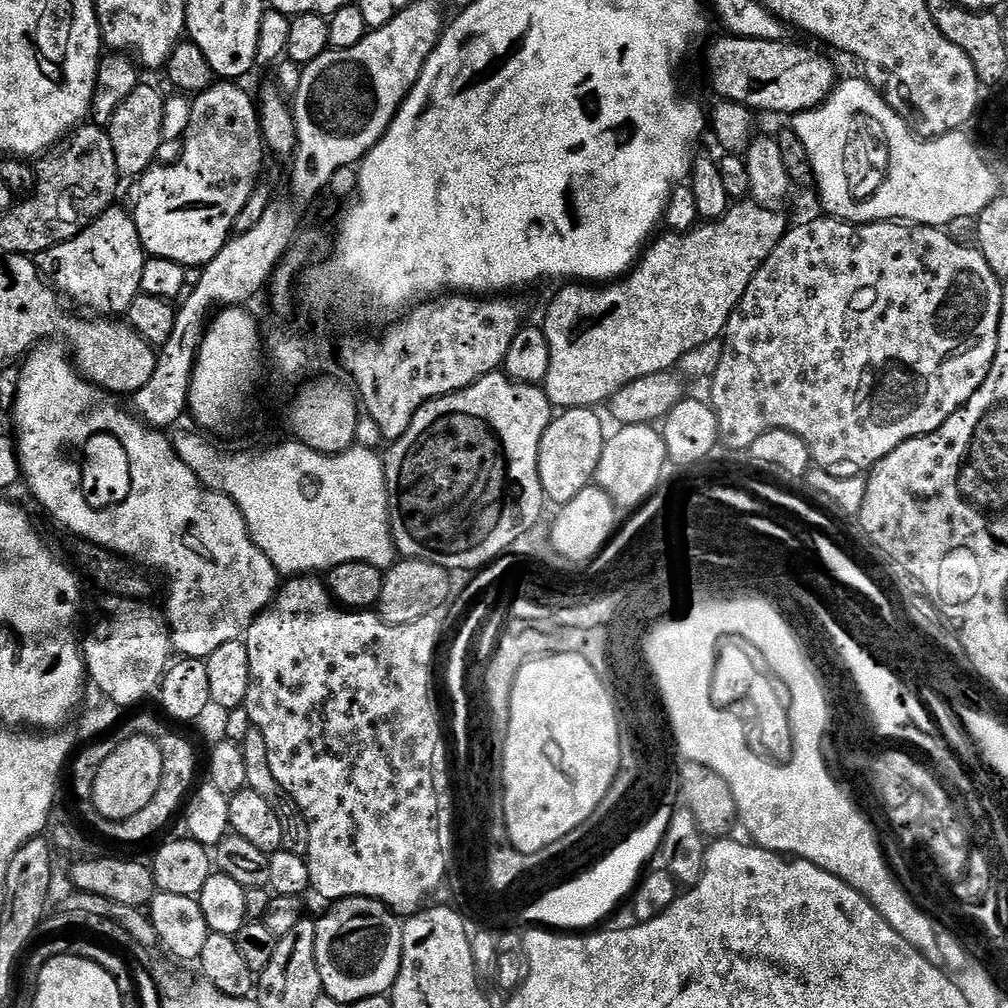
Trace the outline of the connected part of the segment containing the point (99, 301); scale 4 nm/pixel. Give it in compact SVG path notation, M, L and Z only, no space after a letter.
M119 206L105 210L89 228L83 228L72 240L51 248L43 260L43 267L52 271L51 283L74 303L93 308L96 314L127 313L131 303L142 292L140 283L146 253L133 213L123 212Z

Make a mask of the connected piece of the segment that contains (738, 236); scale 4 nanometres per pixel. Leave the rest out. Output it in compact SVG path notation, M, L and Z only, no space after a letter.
M748 198L743 202L733 203L728 212L715 222L701 223L689 232L668 230L664 232L665 236L657 235L643 249L642 255L637 259L631 271L615 282L608 282L603 286L585 286L580 282L572 282L561 287L564 289L553 298L552 305L549 306L548 313L545 314L544 322L542 322L542 329L546 342L549 344L550 354L549 372L544 378L542 387L544 393L548 395L548 400L551 402L553 409L596 408L611 400L614 394L618 394L618 390L622 390L622 386L634 382L634 378L646 378L646 374L658 374L659 372L675 369L688 351L702 346L708 340L723 337L724 329L728 327L728 320L732 317L733 310L738 306L742 294L746 294L746 286L750 286L754 274L762 266L762 262L766 262L766 258L770 258L774 246L778 246L778 242L789 227L790 221L780 213L780 210L772 206L757 204L755 200Z

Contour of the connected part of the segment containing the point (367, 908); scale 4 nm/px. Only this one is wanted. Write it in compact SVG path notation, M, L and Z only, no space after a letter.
M366 898L345 900L329 908L332 909L324 917L316 920L316 961L324 987L323 995L336 999L343 1006L351 1006L372 995L391 993L400 973L404 949L404 925L397 913L389 910L385 904Z

